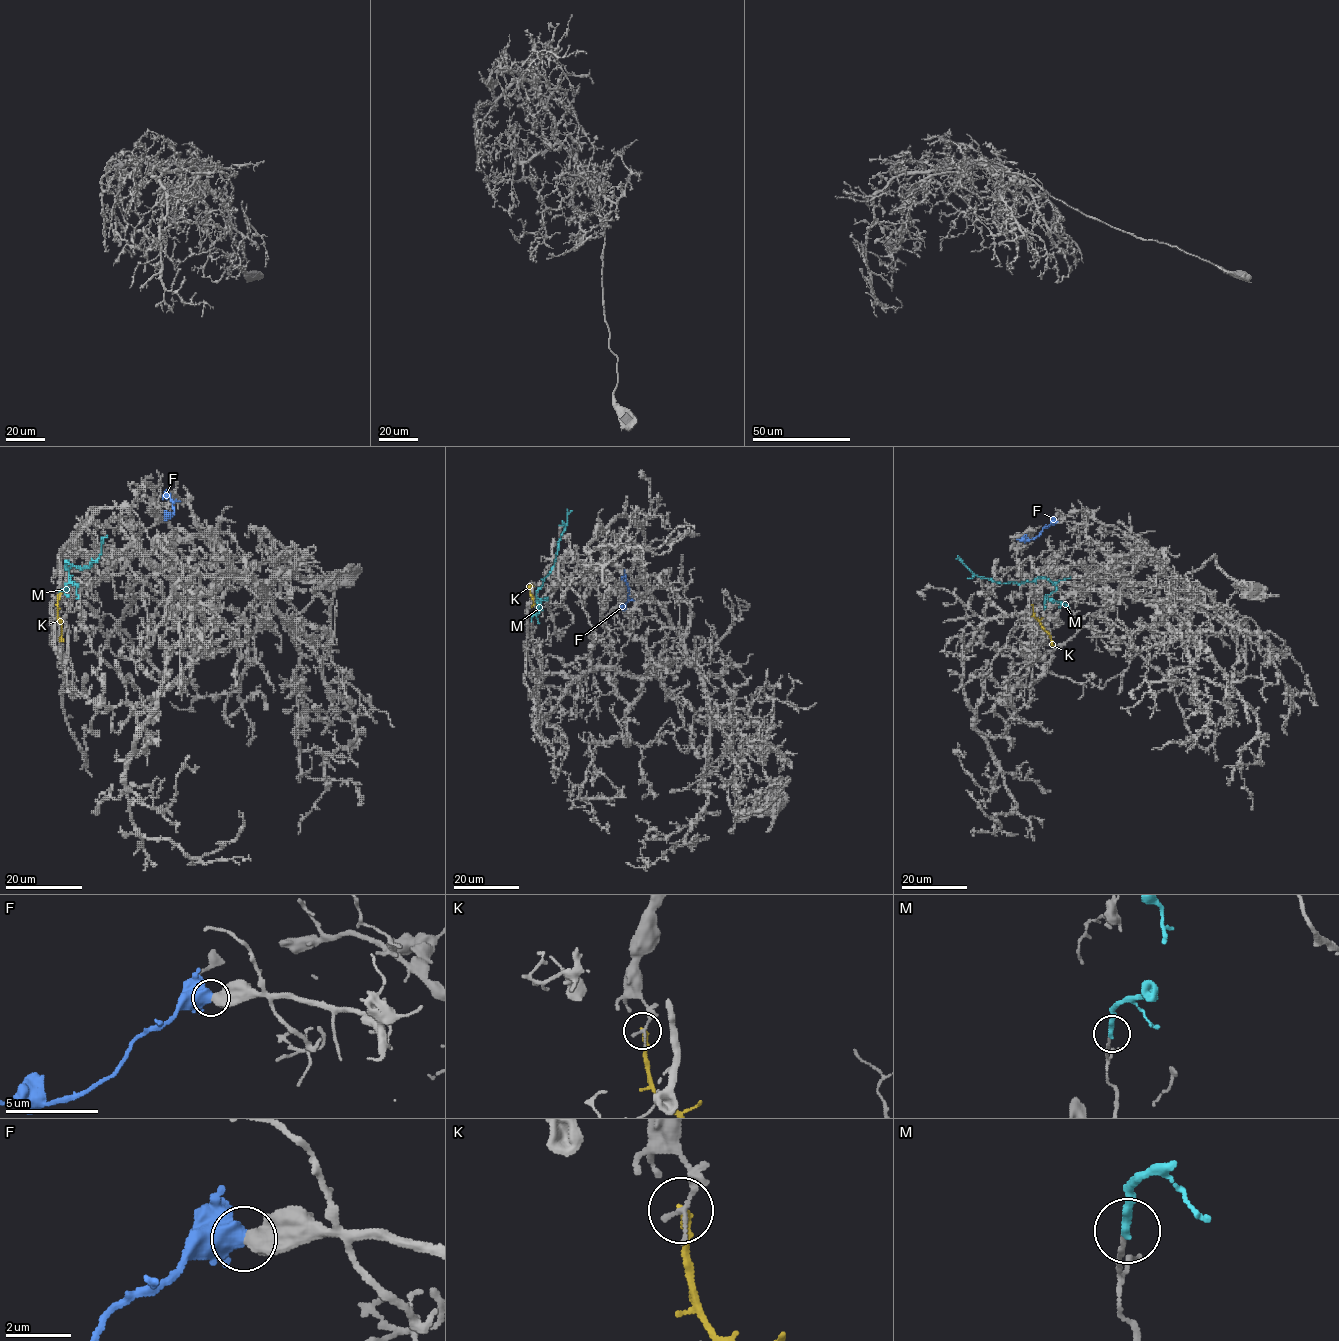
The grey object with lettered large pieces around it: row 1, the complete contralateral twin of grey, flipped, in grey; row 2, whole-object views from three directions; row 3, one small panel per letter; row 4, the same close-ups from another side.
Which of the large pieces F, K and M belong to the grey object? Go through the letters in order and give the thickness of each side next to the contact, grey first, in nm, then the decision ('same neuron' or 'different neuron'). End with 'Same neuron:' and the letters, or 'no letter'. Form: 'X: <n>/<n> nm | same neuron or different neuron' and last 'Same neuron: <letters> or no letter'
F: 600/750 nm | same neuron
K: 190/190 nm | different neuron
M: 120/280 nm | different neuron
Same neuron: F

